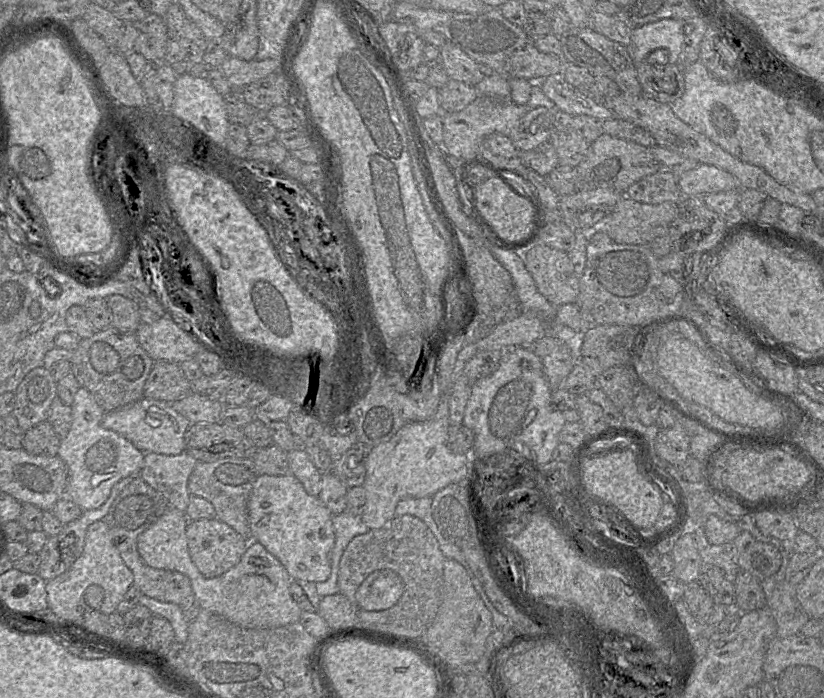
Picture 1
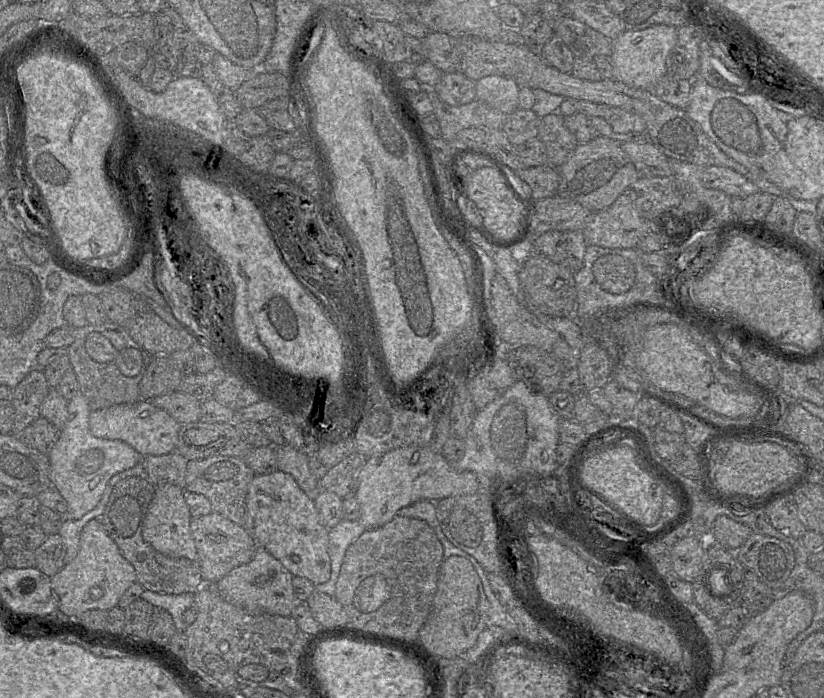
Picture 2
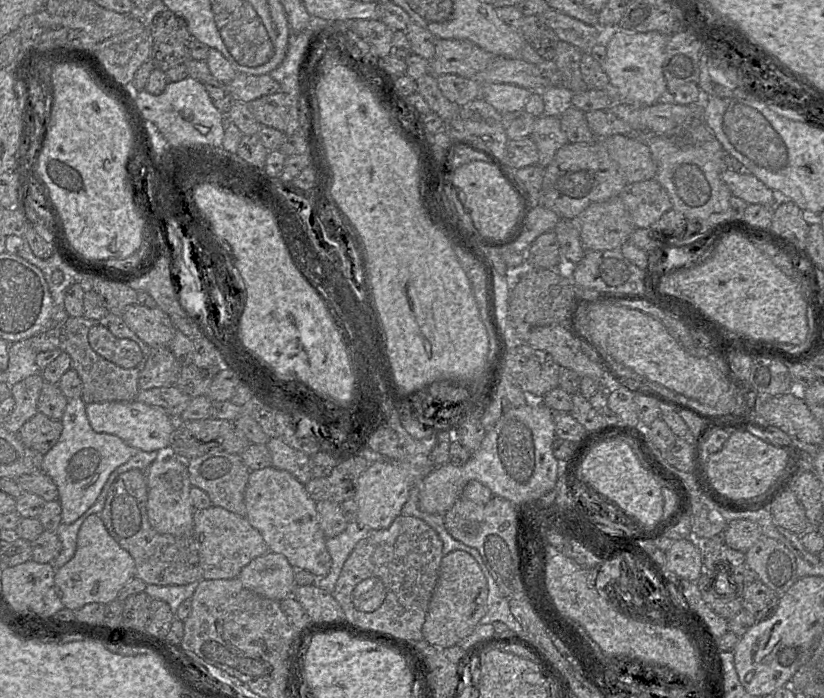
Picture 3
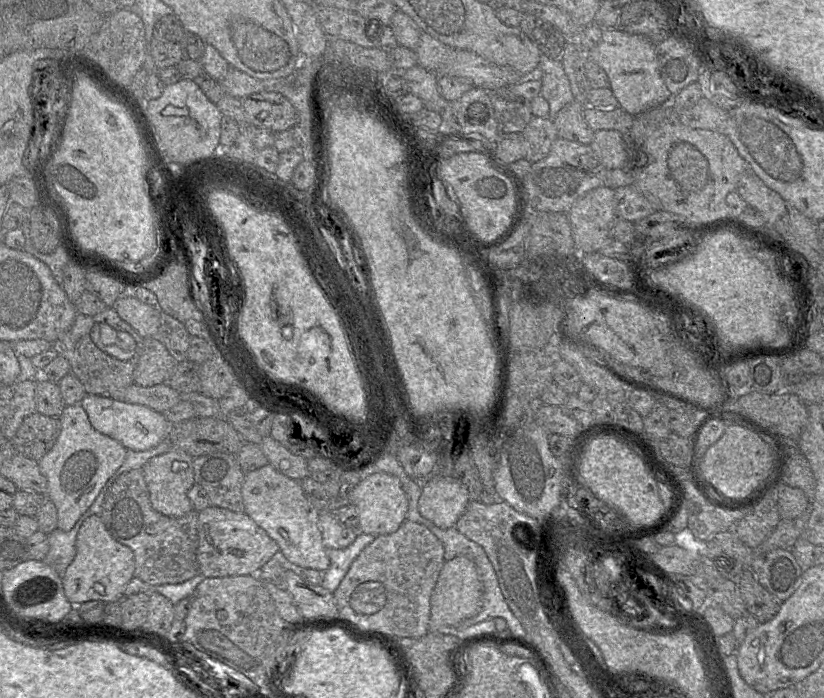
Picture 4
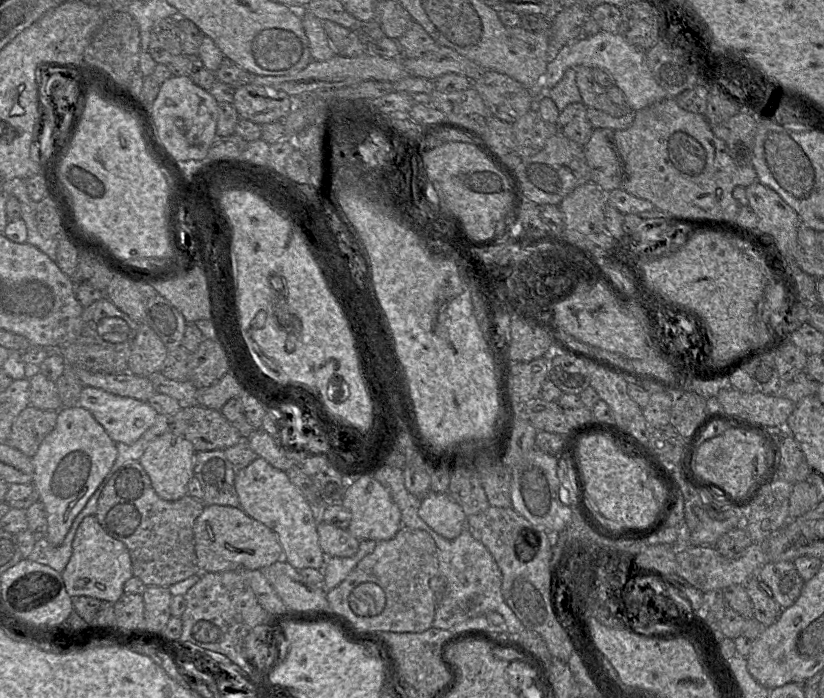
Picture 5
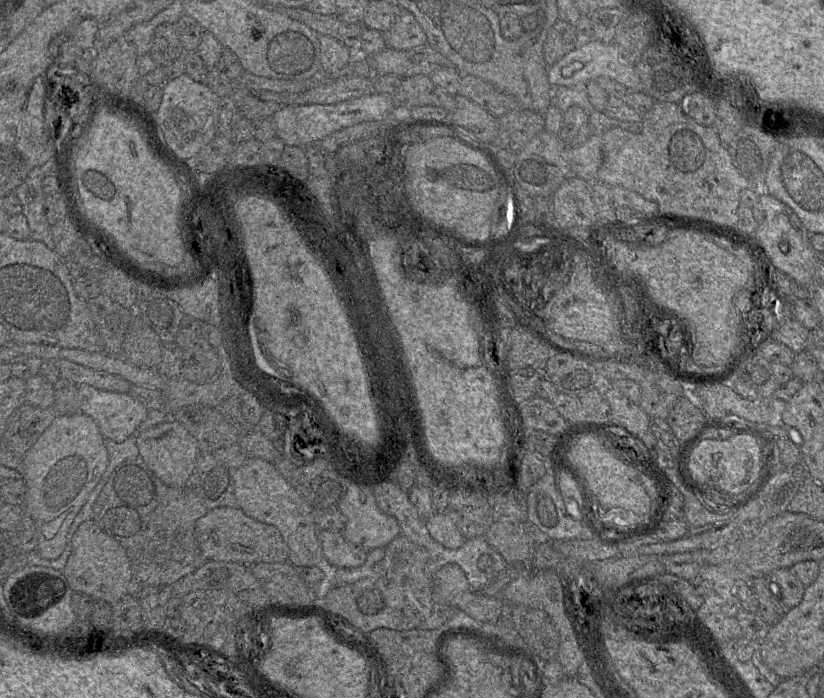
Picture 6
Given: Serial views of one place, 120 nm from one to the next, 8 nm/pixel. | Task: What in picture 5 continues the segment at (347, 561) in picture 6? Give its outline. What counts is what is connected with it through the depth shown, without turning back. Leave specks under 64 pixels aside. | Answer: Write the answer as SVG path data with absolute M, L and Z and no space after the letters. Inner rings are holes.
M319 520L317 532L320 547L327 557L352 557L359 550L360 540L355 538L348 529Z

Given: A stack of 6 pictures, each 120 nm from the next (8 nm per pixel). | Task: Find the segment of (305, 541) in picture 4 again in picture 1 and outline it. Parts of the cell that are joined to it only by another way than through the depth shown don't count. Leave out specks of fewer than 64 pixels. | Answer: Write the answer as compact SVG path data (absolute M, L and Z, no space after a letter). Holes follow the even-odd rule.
M292 473L261 474L254 482L248 507L252 536L282 563L292 579L318 583L329 578L335 543L333 518L319 497L310 495Z

